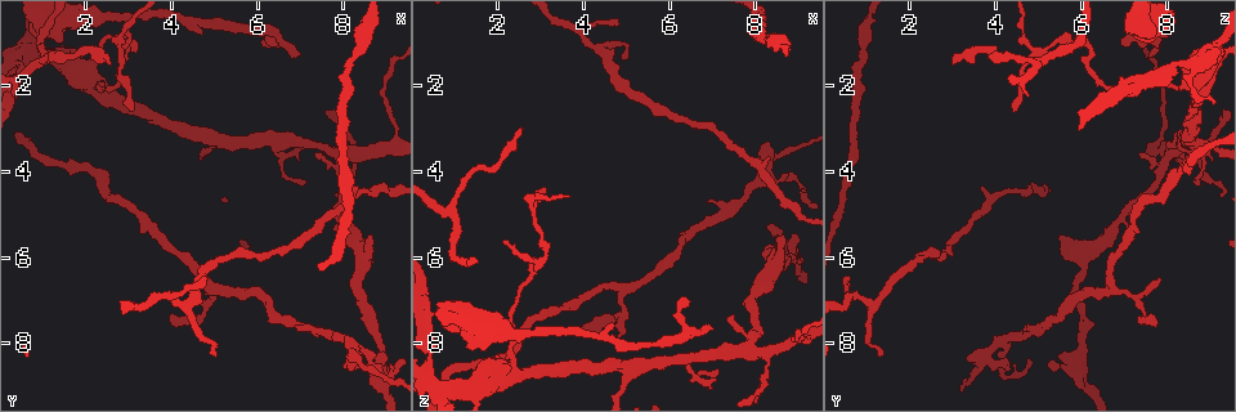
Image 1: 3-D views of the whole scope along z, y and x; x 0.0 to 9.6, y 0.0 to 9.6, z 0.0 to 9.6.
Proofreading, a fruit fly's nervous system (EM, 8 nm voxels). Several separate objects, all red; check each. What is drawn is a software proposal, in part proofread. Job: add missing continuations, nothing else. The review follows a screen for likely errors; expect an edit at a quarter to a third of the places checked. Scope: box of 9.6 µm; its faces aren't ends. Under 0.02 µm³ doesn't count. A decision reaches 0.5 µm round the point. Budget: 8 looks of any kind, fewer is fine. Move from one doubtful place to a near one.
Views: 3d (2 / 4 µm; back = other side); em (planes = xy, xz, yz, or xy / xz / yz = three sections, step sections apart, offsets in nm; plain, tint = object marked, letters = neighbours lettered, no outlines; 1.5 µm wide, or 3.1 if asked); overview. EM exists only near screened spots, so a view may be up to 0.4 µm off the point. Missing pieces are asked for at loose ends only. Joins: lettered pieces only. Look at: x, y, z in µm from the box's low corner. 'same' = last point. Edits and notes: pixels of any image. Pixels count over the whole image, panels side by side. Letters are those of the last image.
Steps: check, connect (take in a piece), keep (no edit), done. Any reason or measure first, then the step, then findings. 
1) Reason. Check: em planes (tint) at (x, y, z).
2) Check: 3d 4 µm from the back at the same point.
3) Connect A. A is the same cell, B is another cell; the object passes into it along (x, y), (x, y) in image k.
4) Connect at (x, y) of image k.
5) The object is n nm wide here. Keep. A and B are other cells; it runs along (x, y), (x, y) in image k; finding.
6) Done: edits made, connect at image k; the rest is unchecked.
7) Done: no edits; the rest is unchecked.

An open end. Check: em planes (letters) at (7.00, 1.30, 7.70).

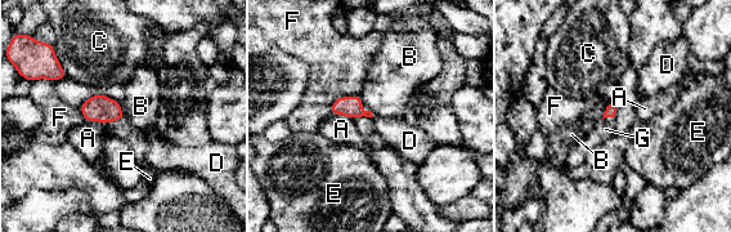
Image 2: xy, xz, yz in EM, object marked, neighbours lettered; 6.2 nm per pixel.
Connect G. G is the same cell, A, B, C, D, E and F are other cells; the object passes into it along (102, 108), (113, 120), (138, 142) in image 2; the neuron continues.

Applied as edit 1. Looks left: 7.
Redraw. Check: overview.

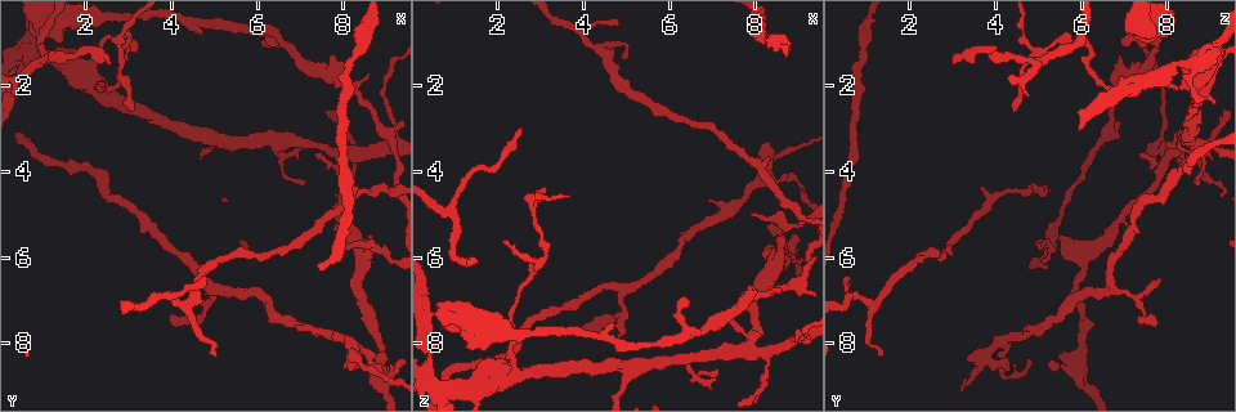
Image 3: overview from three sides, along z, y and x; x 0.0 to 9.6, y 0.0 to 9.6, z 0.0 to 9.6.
An open end. Check: 3d 4 µm at (8.90, 8.30, 5.45).

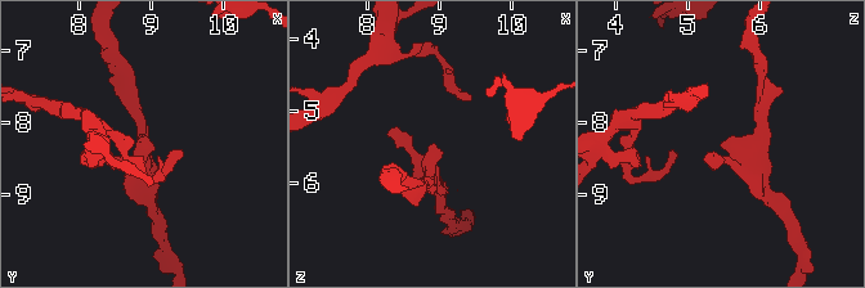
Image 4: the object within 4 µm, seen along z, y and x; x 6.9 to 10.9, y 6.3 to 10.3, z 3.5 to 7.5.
Shape alone is not enough. Check: em planes (letters) at (8.90, 8.30, 5.40).

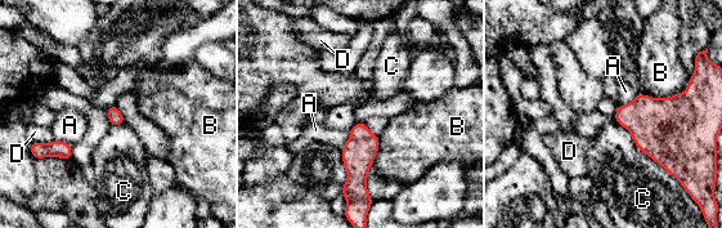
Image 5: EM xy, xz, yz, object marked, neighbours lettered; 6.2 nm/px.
Keep. A, B, C and D are other cells; a border runs along (617, 121), (641, 151), (672, 175) in image 5; none of them fits.

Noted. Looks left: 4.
Free end. Check: 3d 2 µm at (5.10, 8.20, 1.30).

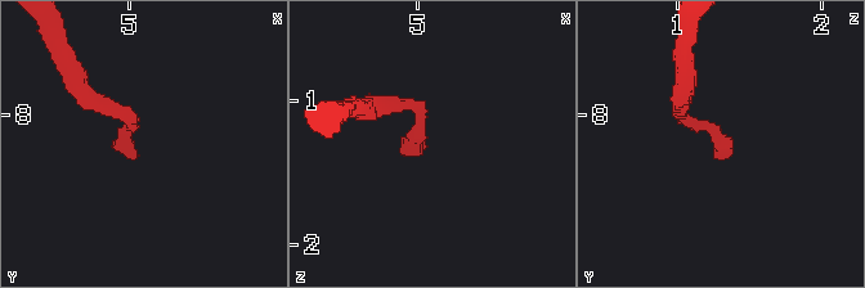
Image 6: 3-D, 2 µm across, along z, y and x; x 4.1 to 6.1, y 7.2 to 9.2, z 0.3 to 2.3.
Check: em yz step 8 (tint) at (5.06, 8.30, 1.30).

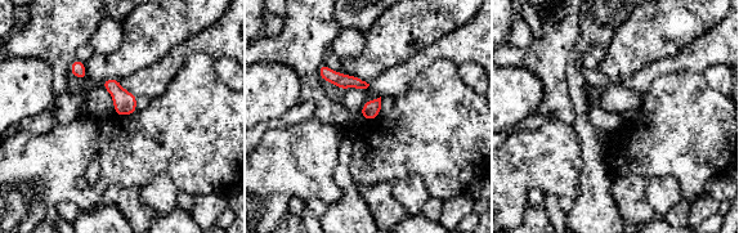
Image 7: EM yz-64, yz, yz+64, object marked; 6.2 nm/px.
Another direction. Check: em planes (letters) at the same point.

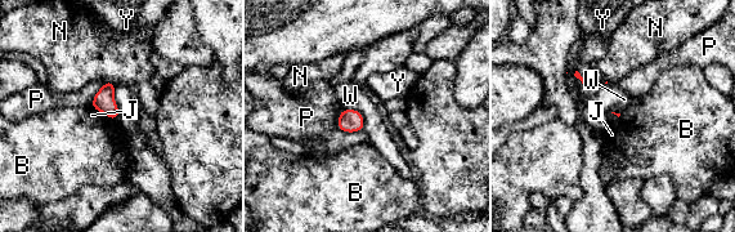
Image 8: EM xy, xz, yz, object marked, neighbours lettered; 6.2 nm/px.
Keep. B, J, N, P, W and Y are other cells; a border runs along (90, 106), (116, 120) in image 8; no lettered piece goes on from it.

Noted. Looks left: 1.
Done: edits made, connect at image 2; the rest is unchecked.

